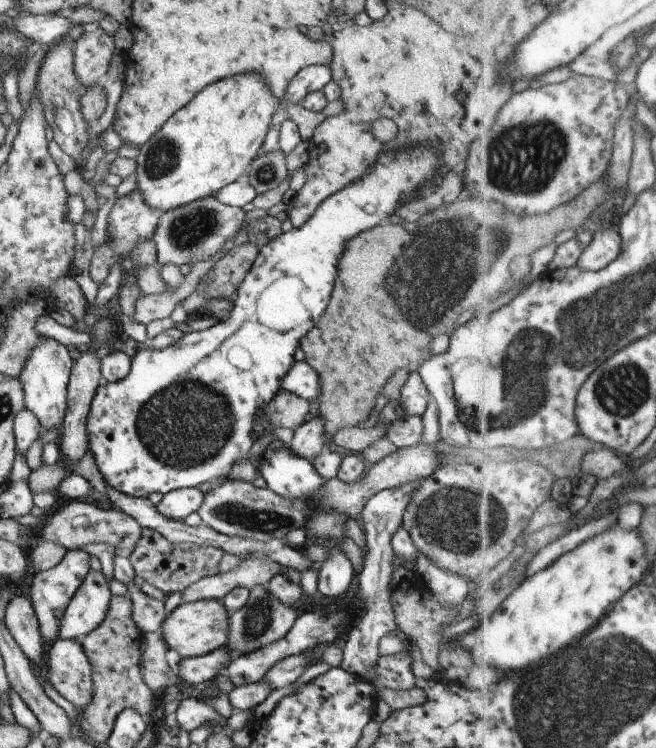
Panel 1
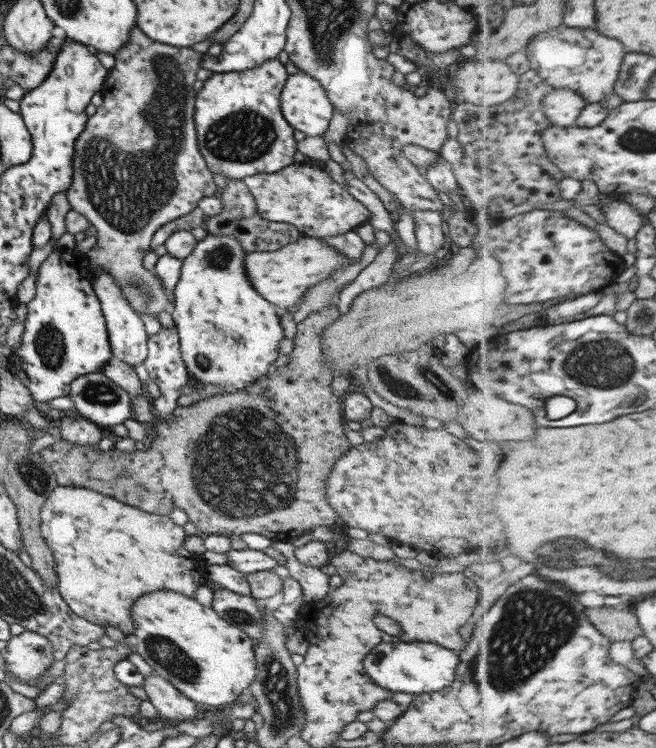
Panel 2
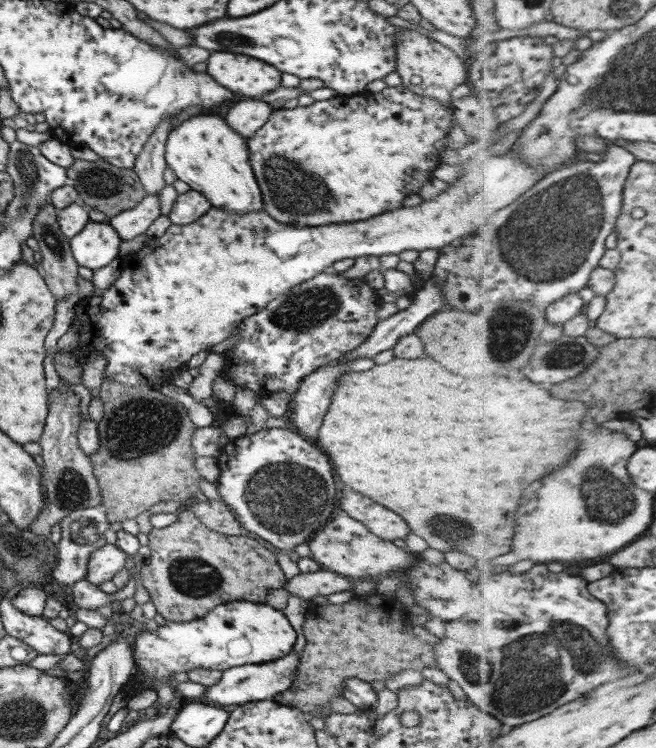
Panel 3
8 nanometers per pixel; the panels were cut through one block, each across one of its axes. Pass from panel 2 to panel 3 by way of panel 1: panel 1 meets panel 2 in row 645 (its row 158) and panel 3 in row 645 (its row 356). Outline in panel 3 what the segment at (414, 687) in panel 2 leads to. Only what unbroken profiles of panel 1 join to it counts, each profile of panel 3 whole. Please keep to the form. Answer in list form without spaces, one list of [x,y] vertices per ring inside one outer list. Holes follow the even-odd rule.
[[[235,600],[231,603],[219,604],[216,608],[213,608],[210,612],[207,612],[202,618],[189,621],[166,621],[163,626],[159,626],[156,631],[142,631],[140,634],[137,634],[135,638],[135,643],[133,646],[133,661],[135,662],[135,668],[133,669],[133,674],[139,676],[142,674],[145,678],[149,678],[145,681],[144,685],[148,687],[152,686],[157,688],[166,685],[168,683],[173,684],[173,674],[176,672],[190,672],[195,668],[211,668],[212,670],[228,670],[234,666],[242,666],[243,664],[262,664],[263,662],[272,662],[273,660],[282,658],[287,654],[290,654],[293,651],[294,642],[296,642],[296,631],[292,628],[292,625],[286,619],[286,615],[282,611],[276,610],[271,606],[268,606],[267,603],[253,603],[252,601],[247,600]]]

